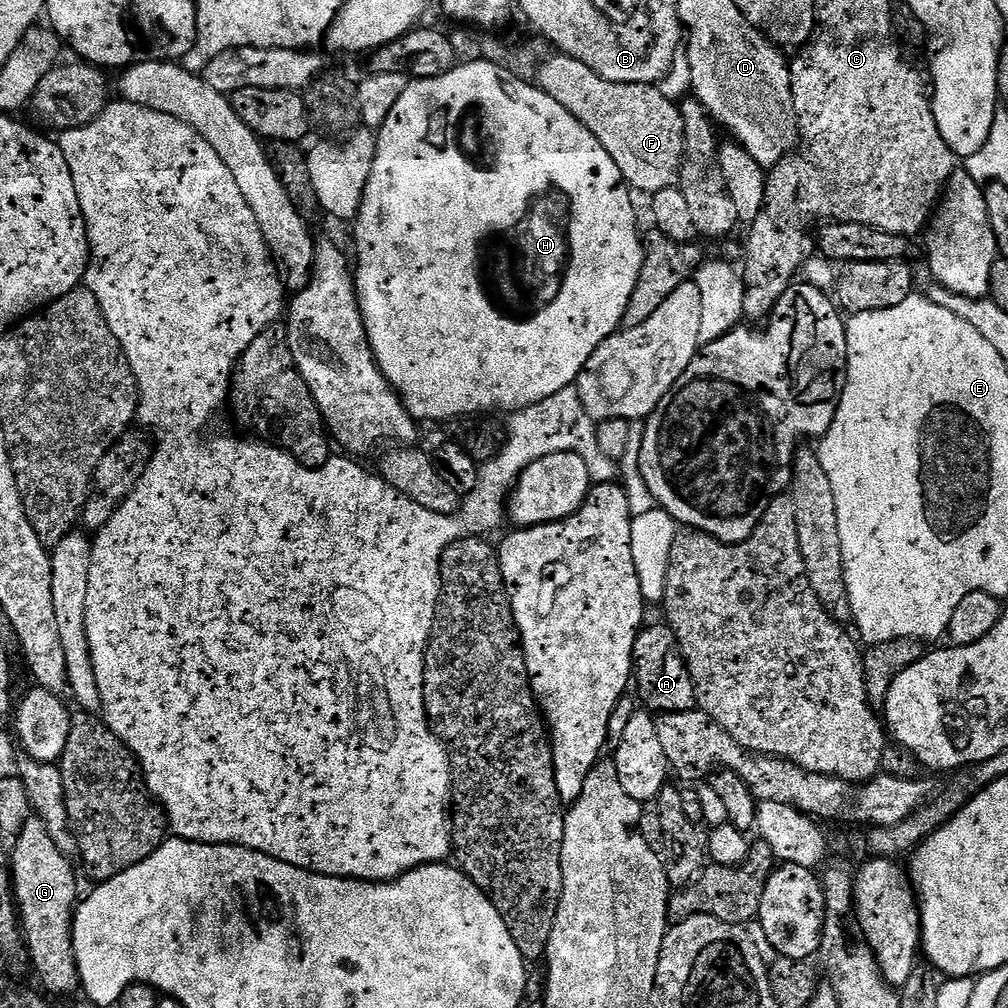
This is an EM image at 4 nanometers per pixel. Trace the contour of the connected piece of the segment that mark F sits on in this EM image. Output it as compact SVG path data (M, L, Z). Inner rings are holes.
M554 54L534 72L535 83L558 102L614 158L624 183L637 193L674 188L684 167L684 123L680 104L655 84L623 84L602 78L578 58Z

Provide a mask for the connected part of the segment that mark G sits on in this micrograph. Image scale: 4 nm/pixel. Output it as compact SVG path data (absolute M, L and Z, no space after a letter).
M35 814L26 822L22 834L14 837L13 844L16 845L10 848L10 867L26 952L28 948L36 974L45 988L56 996L68 996L81 987L72 941L72 917L78 903L73 861L58 850L54 838L50 838L50 830L46 830L43 821Z

